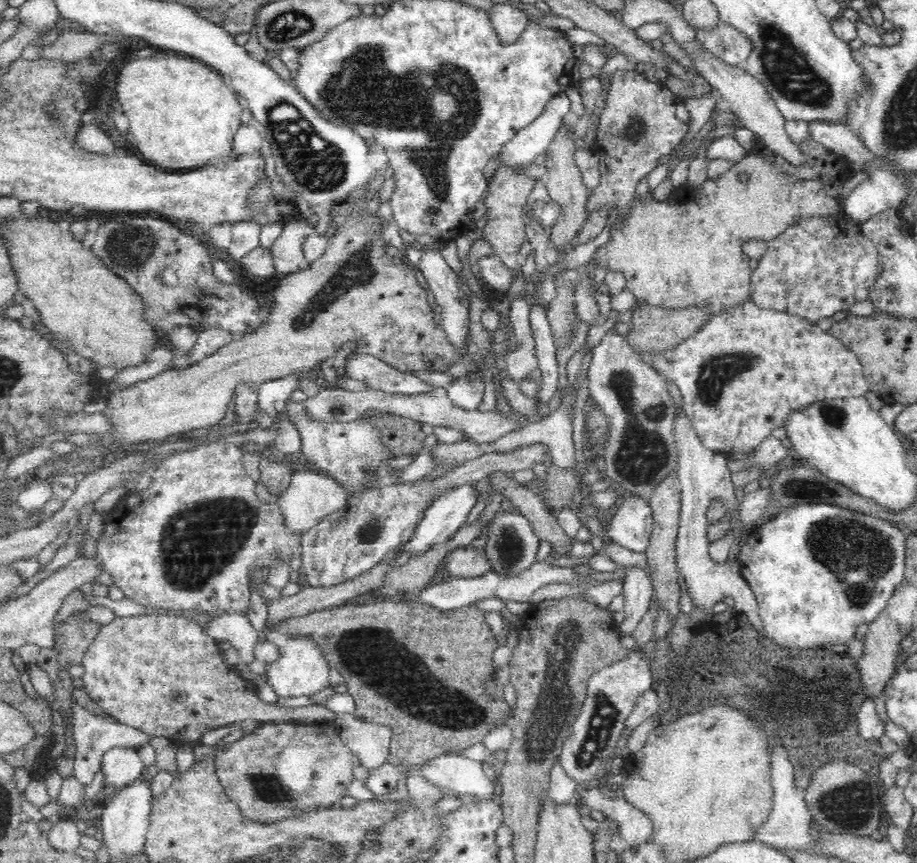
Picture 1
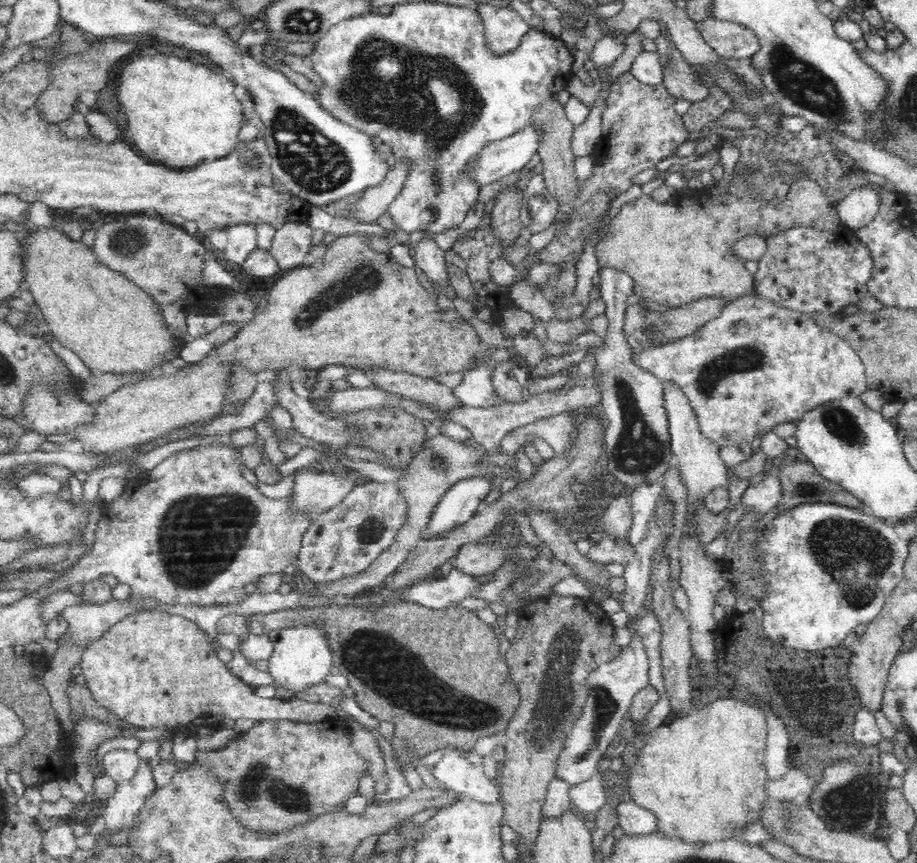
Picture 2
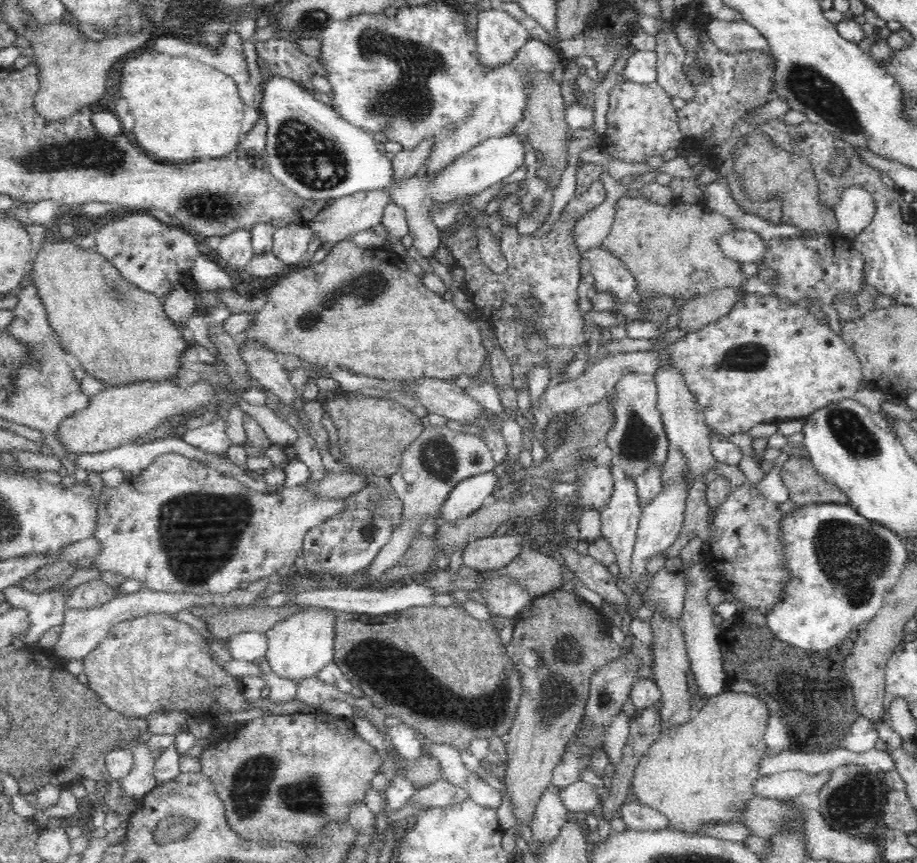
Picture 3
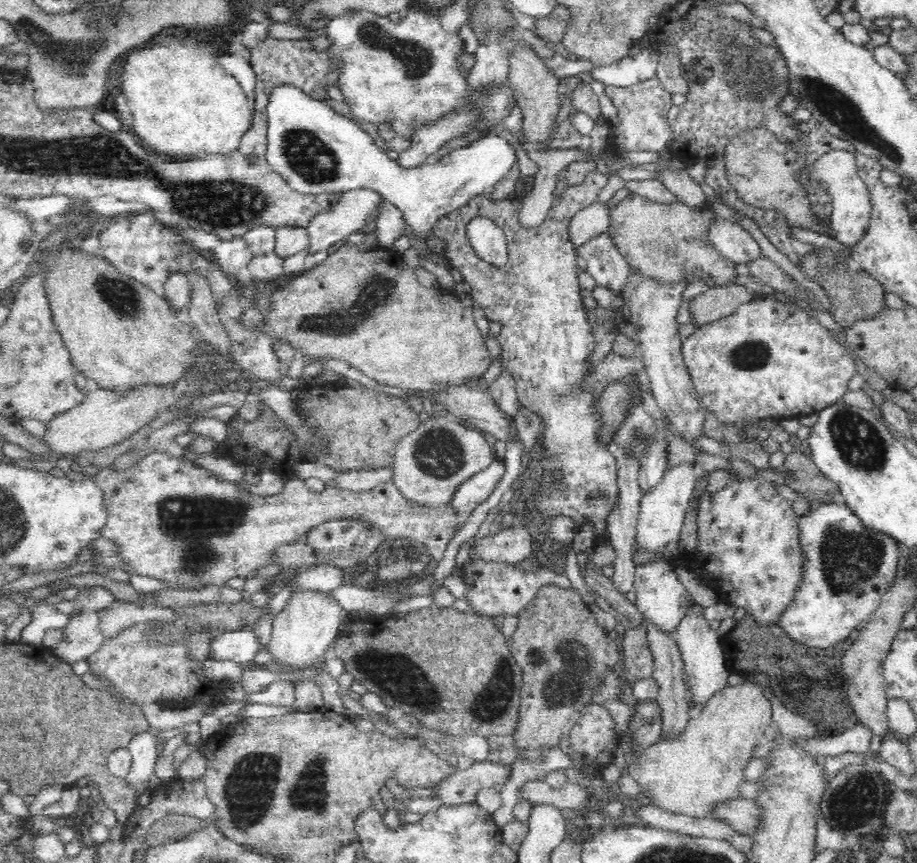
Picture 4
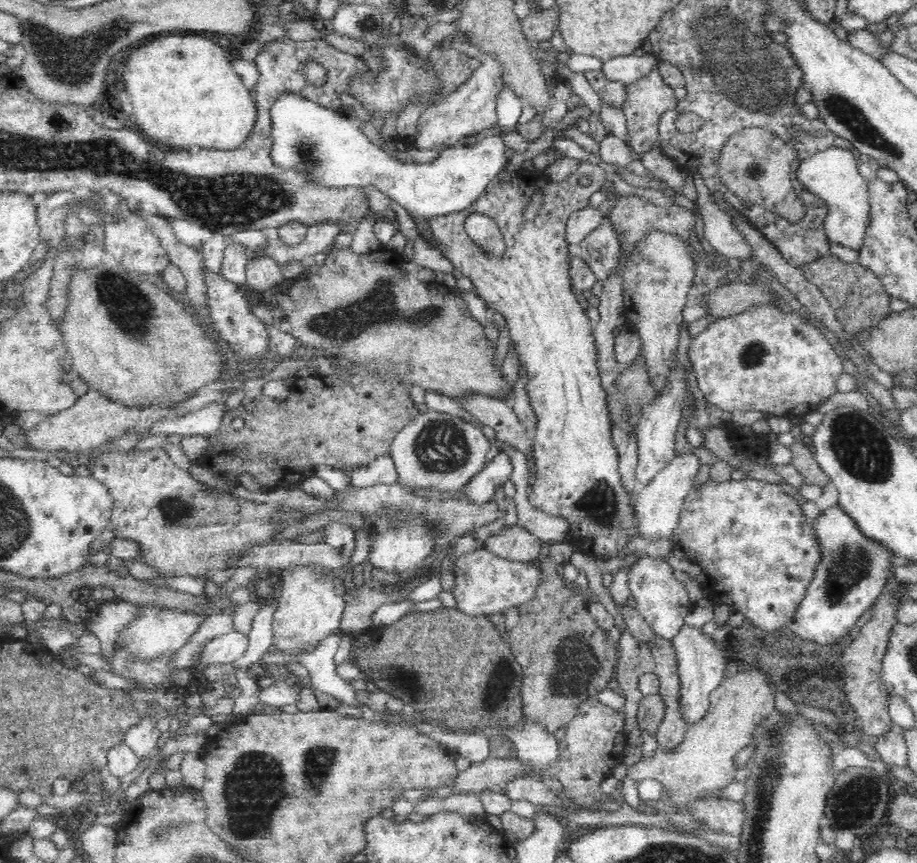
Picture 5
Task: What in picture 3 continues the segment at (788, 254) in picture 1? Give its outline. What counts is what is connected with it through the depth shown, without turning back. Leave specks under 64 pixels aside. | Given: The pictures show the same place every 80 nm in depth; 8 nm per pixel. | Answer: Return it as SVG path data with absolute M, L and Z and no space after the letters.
M801 230L800 235L774 237L765 242L760 267L773 270L777 282L754 276L770 286L770 294L785 304L808 309L813 306L834 306L833 302L842 295L855 297L865 285L866 265L863 254L853 245L853 241L834 231L831 234L818 234L810 230Z

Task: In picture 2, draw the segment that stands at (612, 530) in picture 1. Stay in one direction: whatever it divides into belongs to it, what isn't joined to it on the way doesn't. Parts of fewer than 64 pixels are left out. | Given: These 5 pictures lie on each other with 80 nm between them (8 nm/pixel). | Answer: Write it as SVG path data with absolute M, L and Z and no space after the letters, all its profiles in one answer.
M660 482L644 483L631 491L630 509L632 509L632 524L624 536L624 541L636 548L649 531L651 520L654 518L656 500L662 494Z

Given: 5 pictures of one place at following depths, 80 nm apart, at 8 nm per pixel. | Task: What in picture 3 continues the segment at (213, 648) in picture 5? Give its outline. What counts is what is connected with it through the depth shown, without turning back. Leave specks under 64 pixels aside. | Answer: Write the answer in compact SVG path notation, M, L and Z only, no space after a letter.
M244 632L226 642L230 647L232 659L254 663L266 659L268 654L268 636L262 632Z

